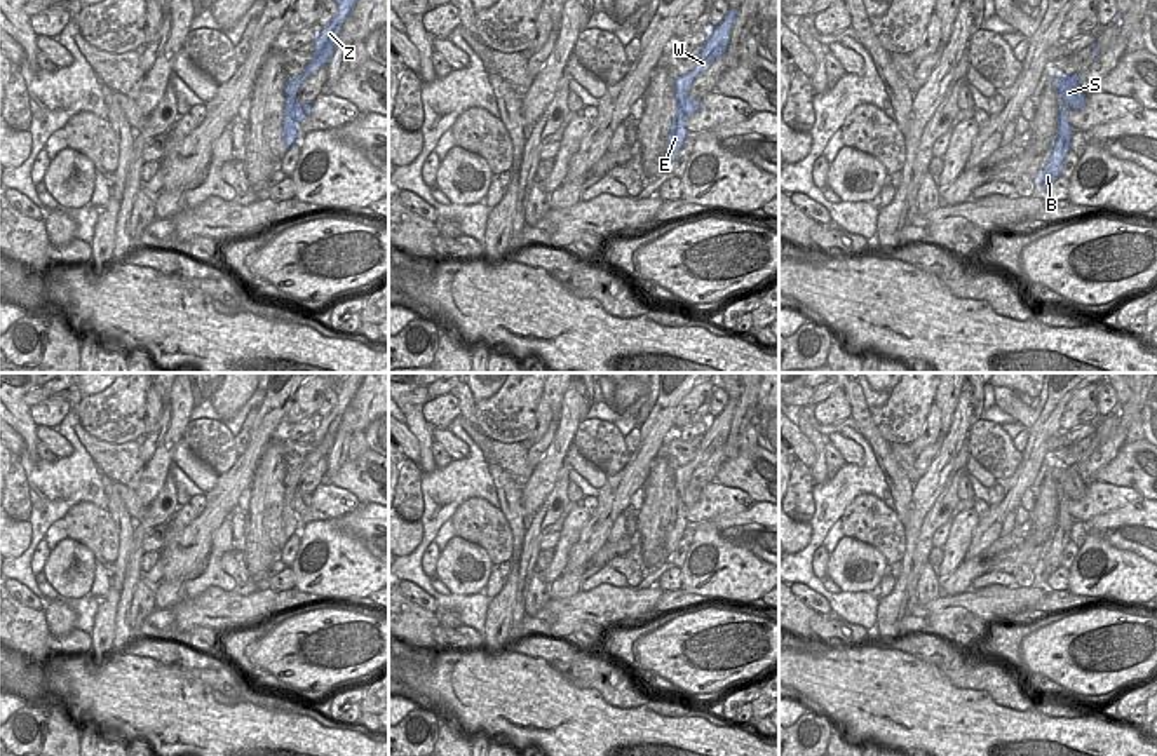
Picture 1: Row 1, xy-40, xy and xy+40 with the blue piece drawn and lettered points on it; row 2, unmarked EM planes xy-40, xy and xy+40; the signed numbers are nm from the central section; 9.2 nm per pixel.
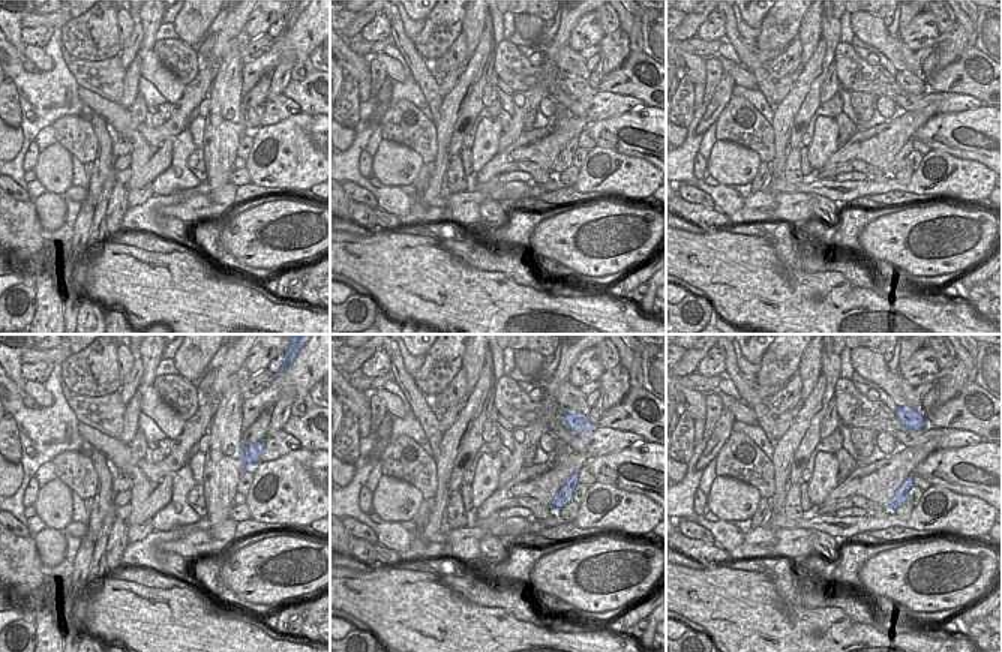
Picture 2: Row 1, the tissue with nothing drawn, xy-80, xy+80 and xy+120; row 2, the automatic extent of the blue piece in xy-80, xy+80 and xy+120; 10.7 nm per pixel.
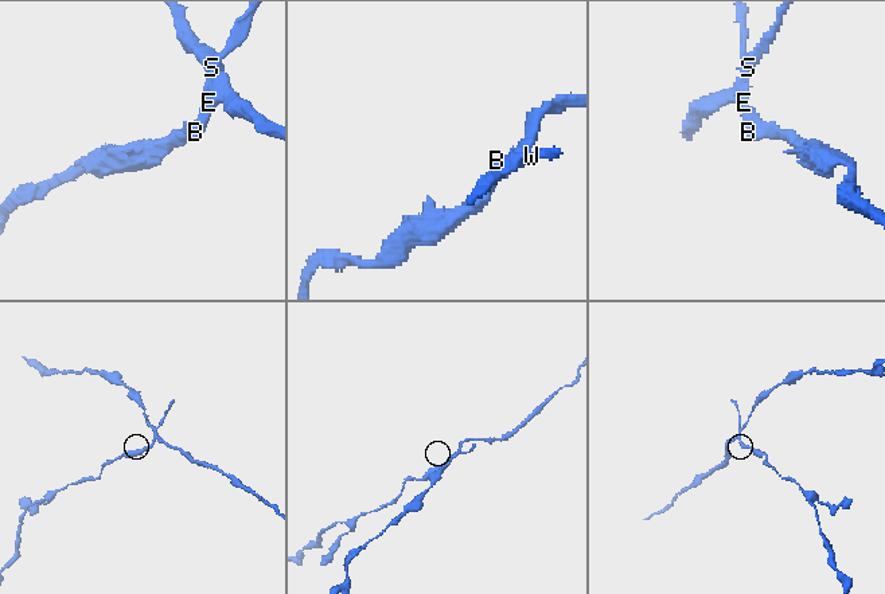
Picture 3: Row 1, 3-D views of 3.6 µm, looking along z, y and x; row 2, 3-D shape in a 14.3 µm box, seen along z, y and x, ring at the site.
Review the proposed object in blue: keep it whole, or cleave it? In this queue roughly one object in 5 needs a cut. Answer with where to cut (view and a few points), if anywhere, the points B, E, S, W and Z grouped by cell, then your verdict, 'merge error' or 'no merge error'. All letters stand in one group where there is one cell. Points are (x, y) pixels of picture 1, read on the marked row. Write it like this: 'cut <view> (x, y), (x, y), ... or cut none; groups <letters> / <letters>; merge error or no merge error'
cut xy-40 (293, 100), (293, 119), (298, 124); groups B E W Z / S; merge error

